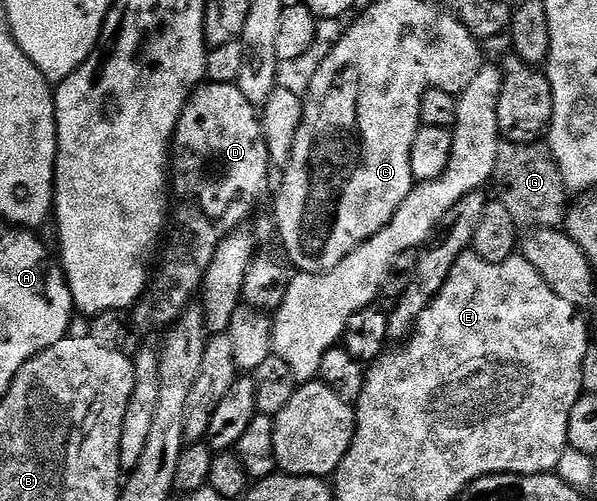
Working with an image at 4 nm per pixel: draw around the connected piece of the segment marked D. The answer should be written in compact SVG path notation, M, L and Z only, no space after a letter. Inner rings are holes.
M209 82L203 83L201 86L195 88L190 96L190 100L184 106L184 110L180 114L180 122L174 131L174 139L172 141L172 196L178 199L178 213L173 213L172 231L169 233L168 239L165 241L166 253L162 256L162 265L157 265L156 275L151 279L147 289L142 293L138 303L132 309L132 324L135 329L138 328L142 332L150 332L153 328L162 328L161 330L169 329L175 322L180 319L183 312L195 303L196 297L202 291L202 281L206 279L206 271L212 262L212 258L216 254L216 250L220 246L220 242L229 236L231 232L241 229L242 224L254 212L254 207L262 200L262 195L270 188L270 171L272 165L270 162L270 155L268 154L268 146L266 139L262 137L262 121L260 119L260 112L255 105L248 102L248 98L244 98L244 94L240 91L237 84L211 84Z

